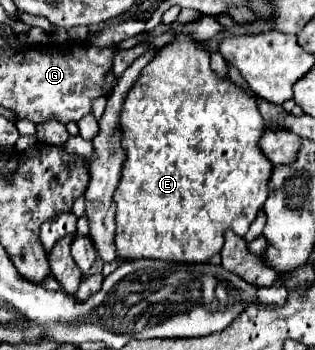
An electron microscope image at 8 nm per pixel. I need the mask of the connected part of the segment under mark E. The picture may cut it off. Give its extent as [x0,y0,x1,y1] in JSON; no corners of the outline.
[115,30,273,262]

